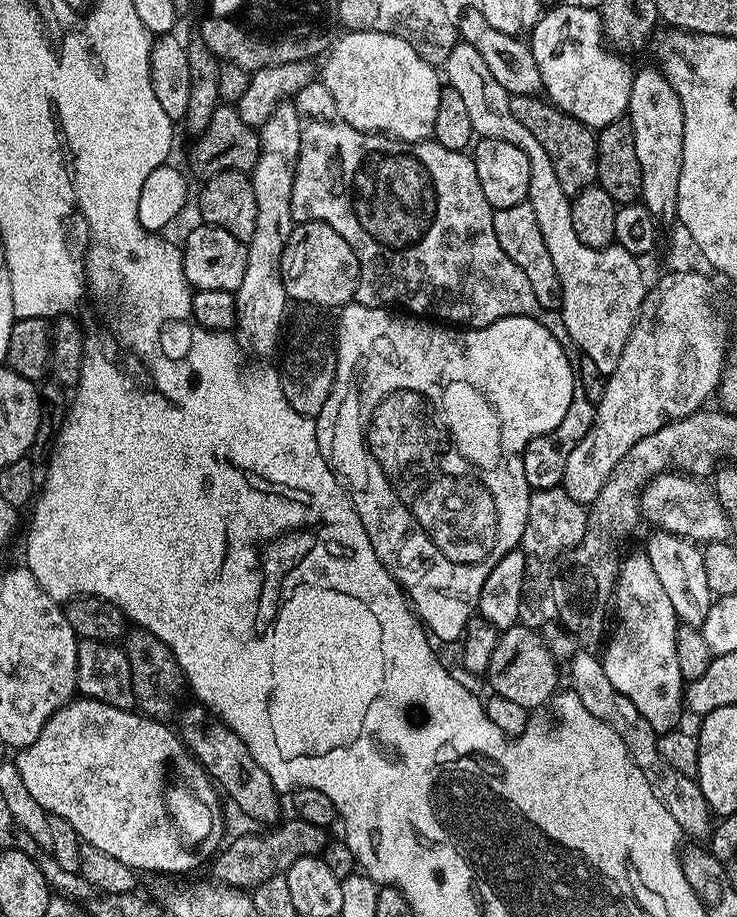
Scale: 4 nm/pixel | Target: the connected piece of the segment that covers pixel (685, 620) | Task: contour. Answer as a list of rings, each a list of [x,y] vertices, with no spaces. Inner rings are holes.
[[[659,530],[653,533],[646,545],[650,566],[654,566],[654,574],[658,574],[666,595],[674,605],[677,621],[680,624],[689,624],[699,628],[706,614],[710,614],[710,606],[714,599],[710,585],[706,582],[704,549],[697,541],[688,540],[684,536],[675,536]]]

